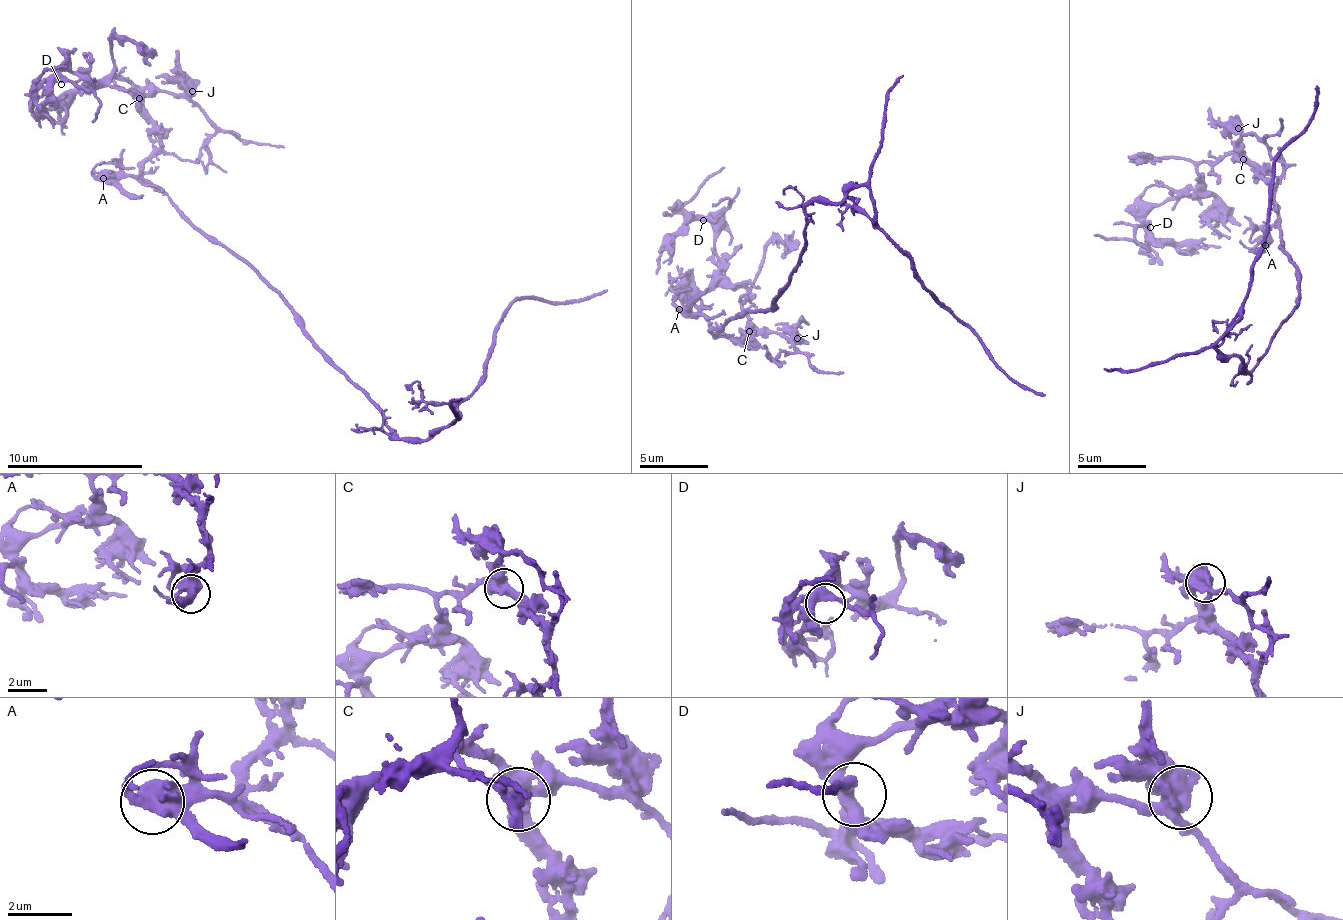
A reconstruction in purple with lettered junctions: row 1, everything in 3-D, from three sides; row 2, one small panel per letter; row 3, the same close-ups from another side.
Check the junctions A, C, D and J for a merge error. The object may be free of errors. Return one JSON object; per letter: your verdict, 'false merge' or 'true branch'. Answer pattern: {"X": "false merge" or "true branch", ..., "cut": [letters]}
{"A": "true branch", "C": "true branch", "D": "true branch", "J": "true branch", "cut": []}

